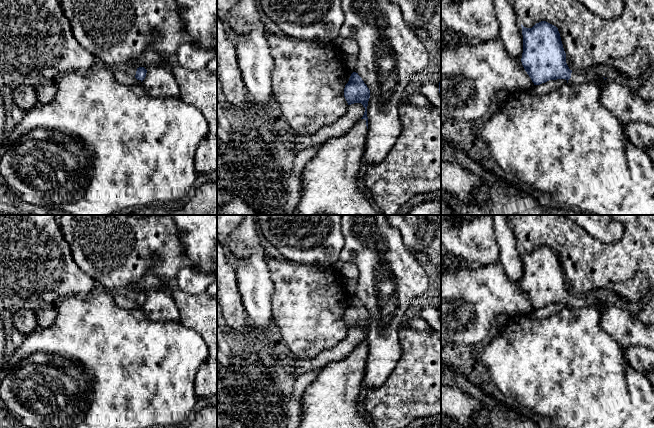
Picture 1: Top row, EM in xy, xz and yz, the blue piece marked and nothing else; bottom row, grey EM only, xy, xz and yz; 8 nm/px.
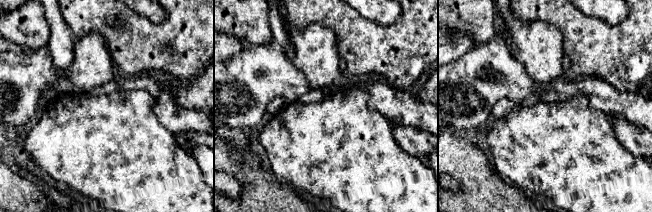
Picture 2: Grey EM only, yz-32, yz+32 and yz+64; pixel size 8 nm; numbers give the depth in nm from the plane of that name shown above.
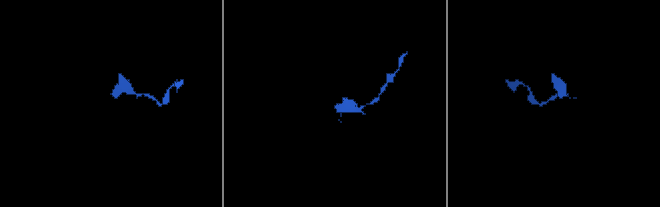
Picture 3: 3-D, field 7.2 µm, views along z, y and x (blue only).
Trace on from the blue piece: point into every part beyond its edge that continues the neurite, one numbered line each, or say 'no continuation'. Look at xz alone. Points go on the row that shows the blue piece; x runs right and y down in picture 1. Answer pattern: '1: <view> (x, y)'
1: xz (329, 179)

